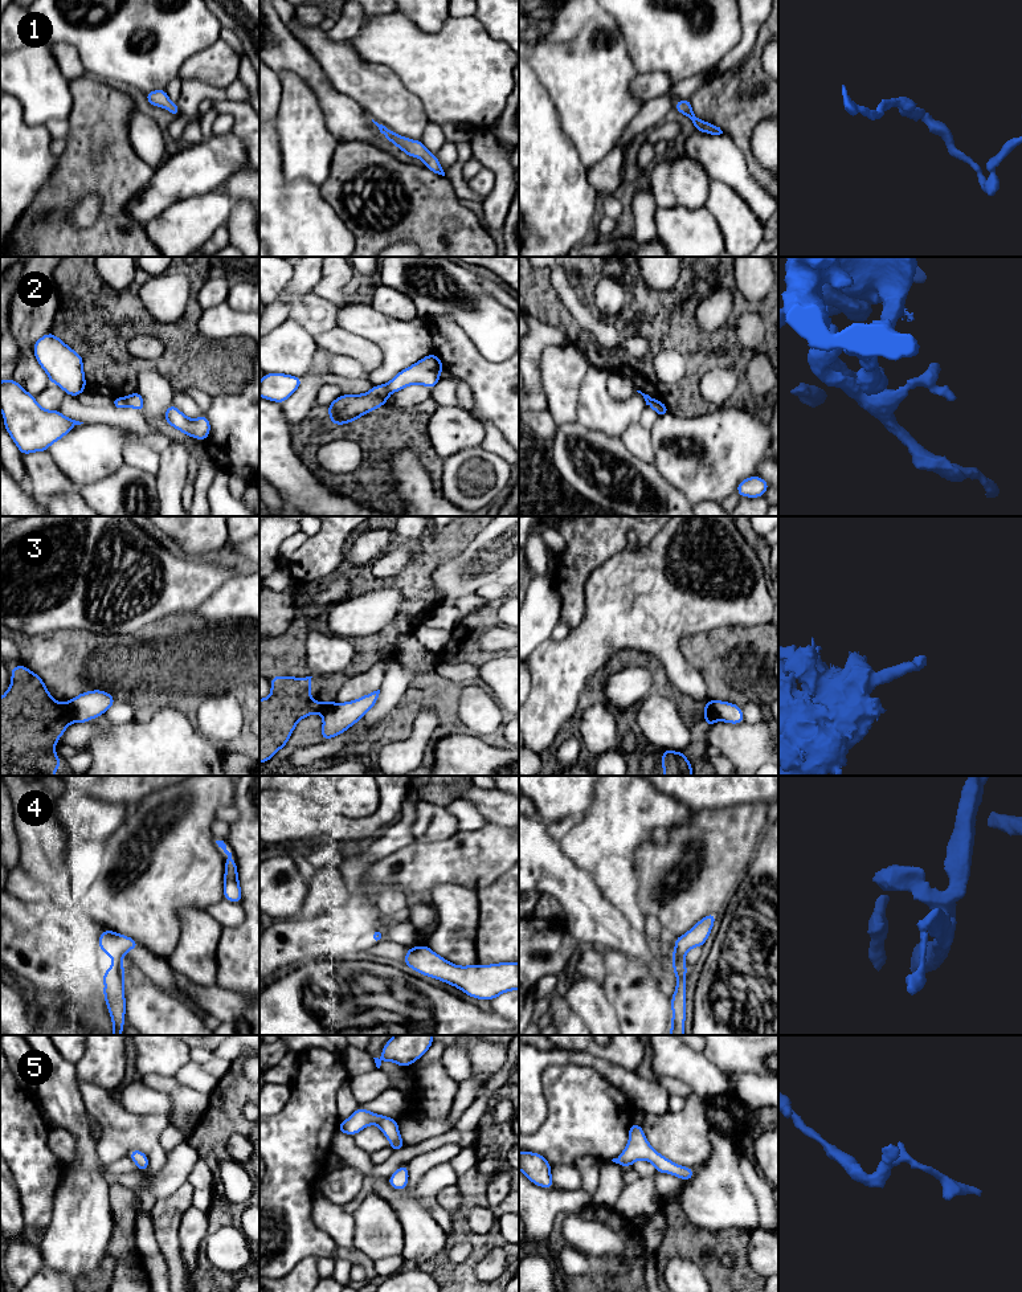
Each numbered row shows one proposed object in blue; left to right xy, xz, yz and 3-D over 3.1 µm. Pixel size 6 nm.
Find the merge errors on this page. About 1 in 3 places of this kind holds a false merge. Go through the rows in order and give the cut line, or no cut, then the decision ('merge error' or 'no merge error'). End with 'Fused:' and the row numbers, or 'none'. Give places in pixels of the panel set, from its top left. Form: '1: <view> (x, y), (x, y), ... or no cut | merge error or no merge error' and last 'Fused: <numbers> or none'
1: no cut | no merge error
2: xy (123, 397), (129, 405) | merge error
3: yz (708, 700), (716, 719) | merge error
4: no cut | no merge error
5: no cut | no merge error
Fused: 2, 3

